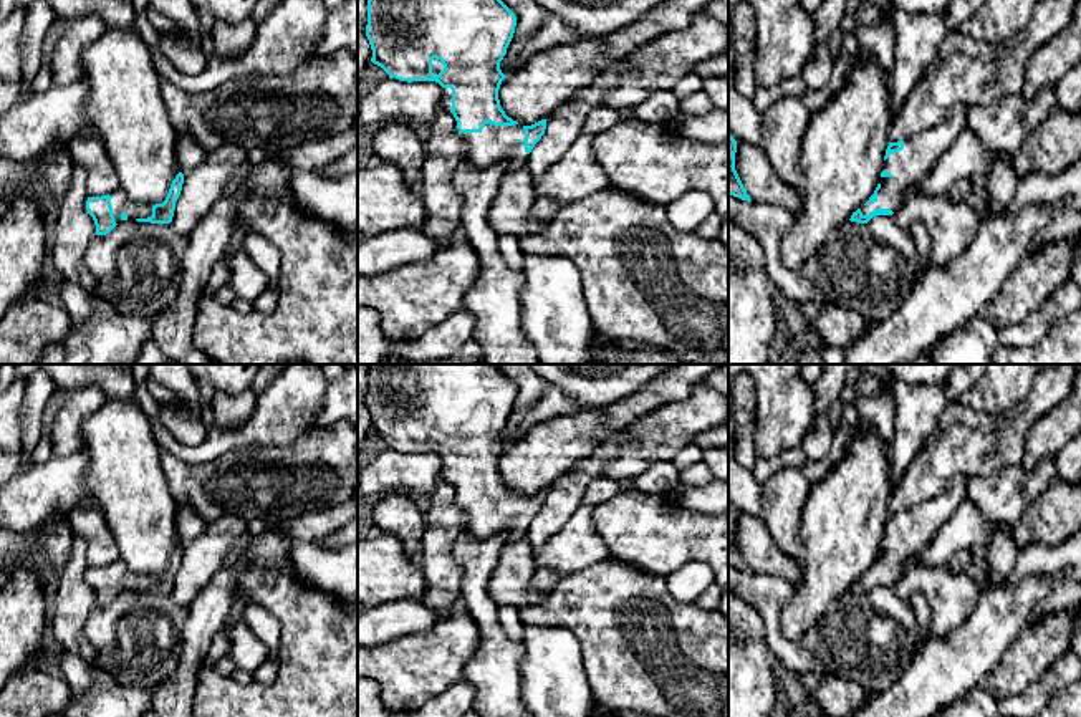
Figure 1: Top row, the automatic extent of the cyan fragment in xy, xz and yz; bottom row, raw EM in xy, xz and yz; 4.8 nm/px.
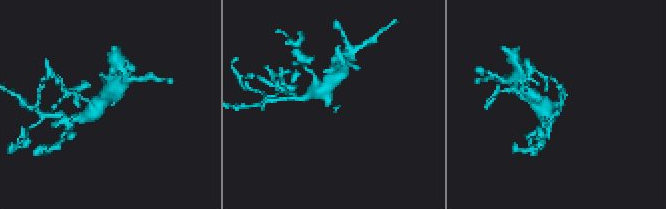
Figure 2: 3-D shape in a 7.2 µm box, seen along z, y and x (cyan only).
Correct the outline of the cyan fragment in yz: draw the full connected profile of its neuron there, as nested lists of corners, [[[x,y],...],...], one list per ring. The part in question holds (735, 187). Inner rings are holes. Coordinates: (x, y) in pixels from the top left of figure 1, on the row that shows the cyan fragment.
[[[728,136],[728,195],[738,197],[742,200],[752,200],[735,171],[735,152],[737,141]]]

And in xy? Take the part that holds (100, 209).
[[[179,172],[171,184],[166,200],[156,205],[134,204],[121,189],[101,197],[88,197],[86,210],[94,220],[96,235],[109,233],[121,220],[171,224],[182,184],[184,174]]]

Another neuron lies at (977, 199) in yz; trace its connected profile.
[[[975,174],[970,180],[973,189],[965,200],[977,214],[983,217],[987,214],[985,174]]]

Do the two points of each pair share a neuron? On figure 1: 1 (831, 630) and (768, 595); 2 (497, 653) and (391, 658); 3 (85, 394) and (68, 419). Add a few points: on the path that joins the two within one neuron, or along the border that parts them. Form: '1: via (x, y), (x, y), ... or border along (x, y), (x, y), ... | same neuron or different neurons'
1: via (808, 646), (787, 646), (773, 633), (772, 618) | same neuron
2: border along (470, 616), (479, 630), (479, 646), (462, 679) | different neurons
3: via (81, 401), (73, 413) | same neuron

